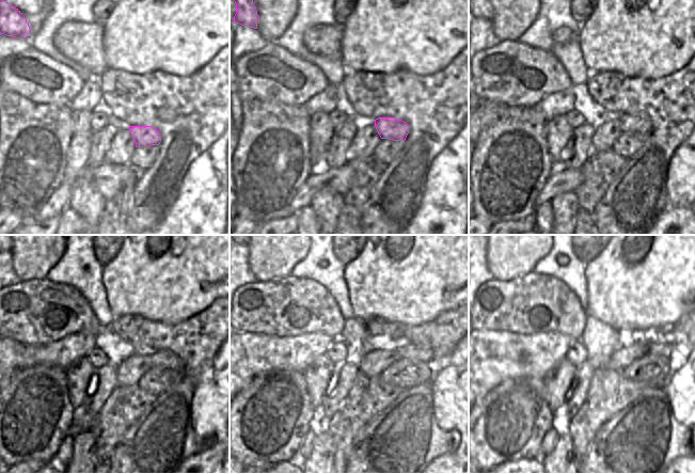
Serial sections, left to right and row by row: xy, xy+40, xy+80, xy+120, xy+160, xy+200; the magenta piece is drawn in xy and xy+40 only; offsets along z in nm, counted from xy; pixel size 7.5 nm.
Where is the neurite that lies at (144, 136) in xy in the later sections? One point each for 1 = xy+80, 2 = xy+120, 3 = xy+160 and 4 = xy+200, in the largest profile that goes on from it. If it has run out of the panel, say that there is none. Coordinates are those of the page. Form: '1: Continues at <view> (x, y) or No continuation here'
1: Continues at xy+80 (641, 124)
2: Continues at xy+120 (167, 359)
3: Continues at xy+160 (412, 353)
4: Continues at xy+200 (664, 348).

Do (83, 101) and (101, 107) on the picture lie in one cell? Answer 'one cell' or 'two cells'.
two cells

